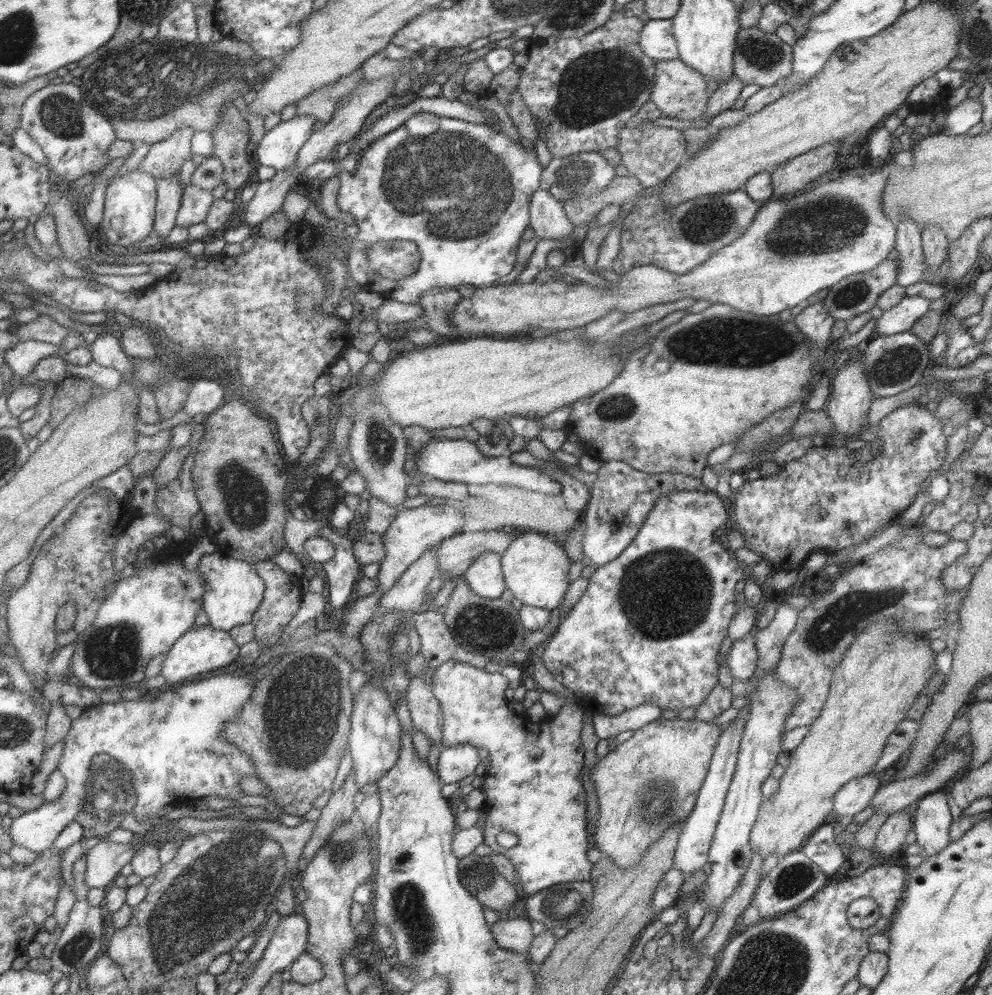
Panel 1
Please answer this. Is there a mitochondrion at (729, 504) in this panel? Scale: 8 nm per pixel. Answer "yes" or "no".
no

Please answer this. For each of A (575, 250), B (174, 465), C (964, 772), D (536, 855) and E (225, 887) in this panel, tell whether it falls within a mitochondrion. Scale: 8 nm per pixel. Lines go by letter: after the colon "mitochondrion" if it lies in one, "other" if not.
A: other
B: other
C: other
D: other
E: mitochondrion

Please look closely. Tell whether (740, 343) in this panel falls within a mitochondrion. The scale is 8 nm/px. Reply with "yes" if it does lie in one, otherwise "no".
yes

